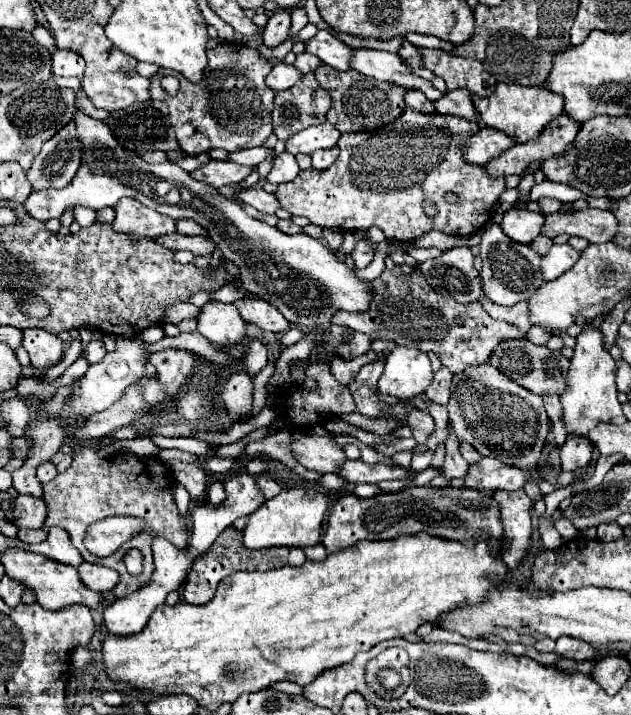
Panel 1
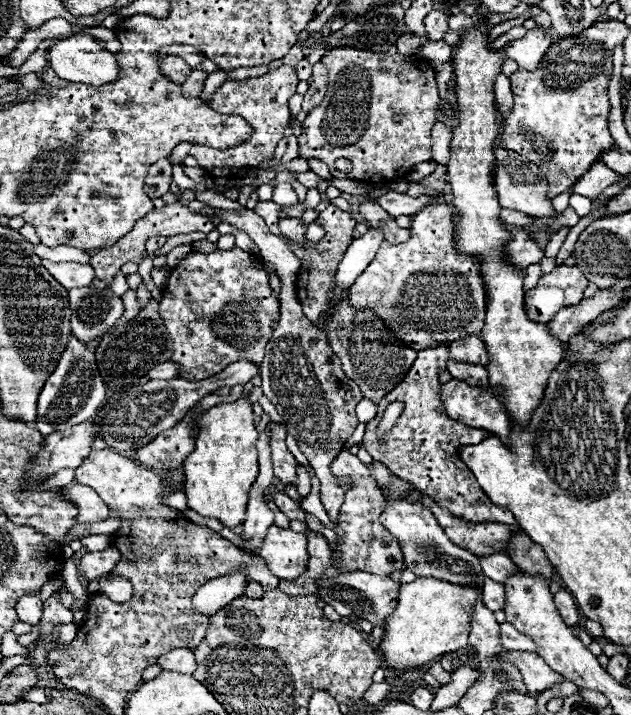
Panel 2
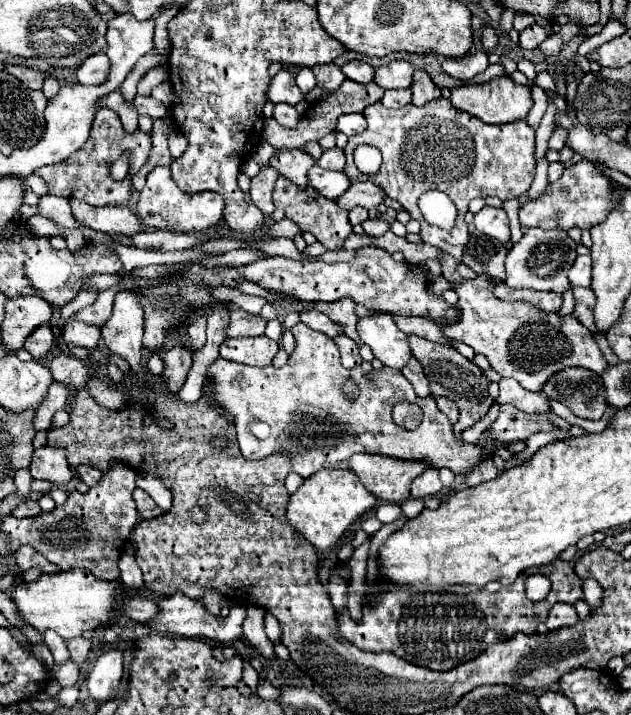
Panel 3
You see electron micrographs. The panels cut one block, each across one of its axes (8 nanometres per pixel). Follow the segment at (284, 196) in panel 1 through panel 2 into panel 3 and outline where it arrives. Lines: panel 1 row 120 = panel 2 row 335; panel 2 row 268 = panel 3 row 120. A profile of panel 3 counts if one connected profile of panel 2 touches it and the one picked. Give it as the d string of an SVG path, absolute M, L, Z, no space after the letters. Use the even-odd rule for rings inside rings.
M446 98L426 102L424 106L408 104L396 110L384 108L378 102L368 106L362 114L368 126L362 134L348 140L344 174L350 182L370 180L380 186L386 196L396 200L414 220L422 224L420 236L424 242L446 250L456 260L462 260L462 252L468 242L468 228L464 222L468 202L478 196L496 196L500 200L520 198L528 192L534 180L534 130L524 120L500 126L484 124L462 110L456 110ZM358 144L376 146L382 152L382 166L376 174L362 174L356 168L352 152ZM432 188L442 190L458 208L456 224L450 232L430 226L418 208L420 194Z

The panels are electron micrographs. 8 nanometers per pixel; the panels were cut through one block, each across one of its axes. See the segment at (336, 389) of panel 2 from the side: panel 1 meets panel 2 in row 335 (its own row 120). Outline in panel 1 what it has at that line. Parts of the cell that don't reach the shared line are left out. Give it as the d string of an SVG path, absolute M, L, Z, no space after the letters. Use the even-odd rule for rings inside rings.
M306 74L292 88L282 90L274 98L272 128L278 140L286 142L292 134L324 122L330 98L320 90L314 74Z

